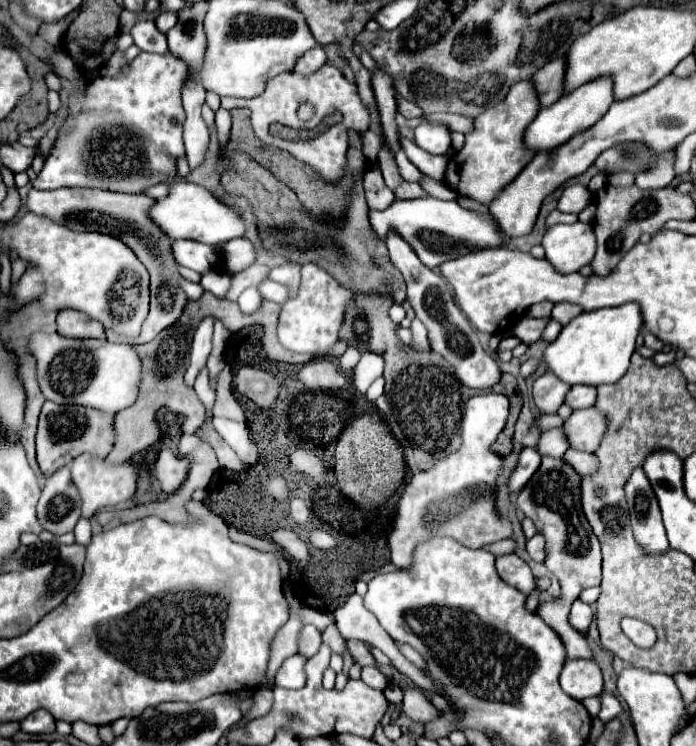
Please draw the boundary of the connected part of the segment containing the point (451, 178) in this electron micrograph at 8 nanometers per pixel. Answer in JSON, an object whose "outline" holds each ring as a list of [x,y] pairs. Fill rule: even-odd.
{"outline":[[[531,81],[515,83],[507,97],[473,119],[473,129],[465,133],[465,145],[447,165],[445,185],[453,191],[489,205],[499,191],[503,191],[533,159],[533,153],[523,145],[523,131],[539,113],[539,101]]]}

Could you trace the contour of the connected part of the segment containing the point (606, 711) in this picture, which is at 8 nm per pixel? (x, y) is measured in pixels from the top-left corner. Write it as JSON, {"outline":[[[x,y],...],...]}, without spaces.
{"outline":[[[601,691],[601,693],[597,695],[597,697],[601,699],[601,711],[597,713],[597,719],[599,719],[599,721],[607,723],[607,721],[615,719],[615,715],[619,715],[619,713],[623,711],[621,703],[617,701],[617,697],[615,697],[613,693],[607,693],[607,691]]]}

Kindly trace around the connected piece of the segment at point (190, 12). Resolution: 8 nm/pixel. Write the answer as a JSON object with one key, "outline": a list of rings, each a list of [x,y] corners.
{"outline":[[[197,1],[191,9],[179,11],[177,25],[167,33],[169,49],[191,67],[199,67],[205,53],[205,33],[203,15],[207,11],[207,1]]]}

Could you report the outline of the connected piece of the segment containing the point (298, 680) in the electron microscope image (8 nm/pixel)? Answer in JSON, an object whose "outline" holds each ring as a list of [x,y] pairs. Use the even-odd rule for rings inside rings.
{"outline":[[[293,655],[285,659],[277,671],[275,685],[285,687],[285,689],[301,689],[305,685],[305,671],[303,671],[305,661],[307,659],[301,655]]]}

